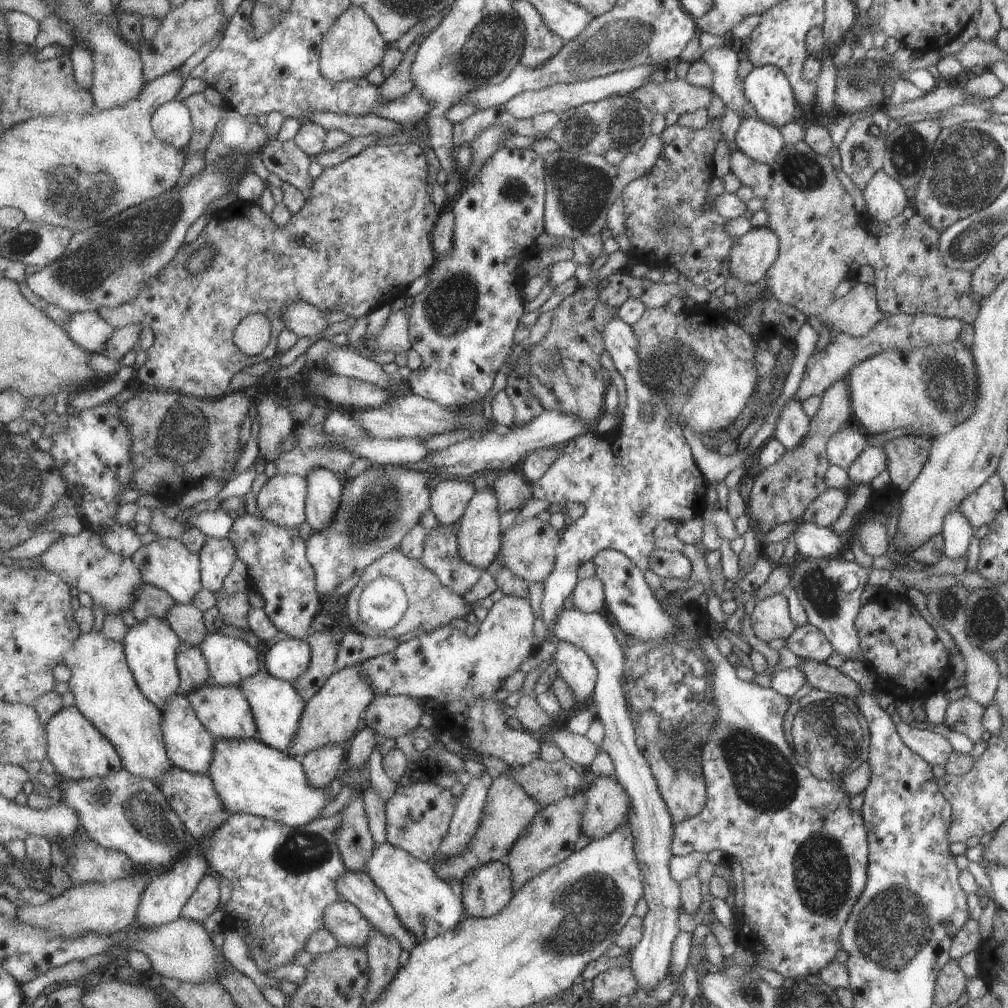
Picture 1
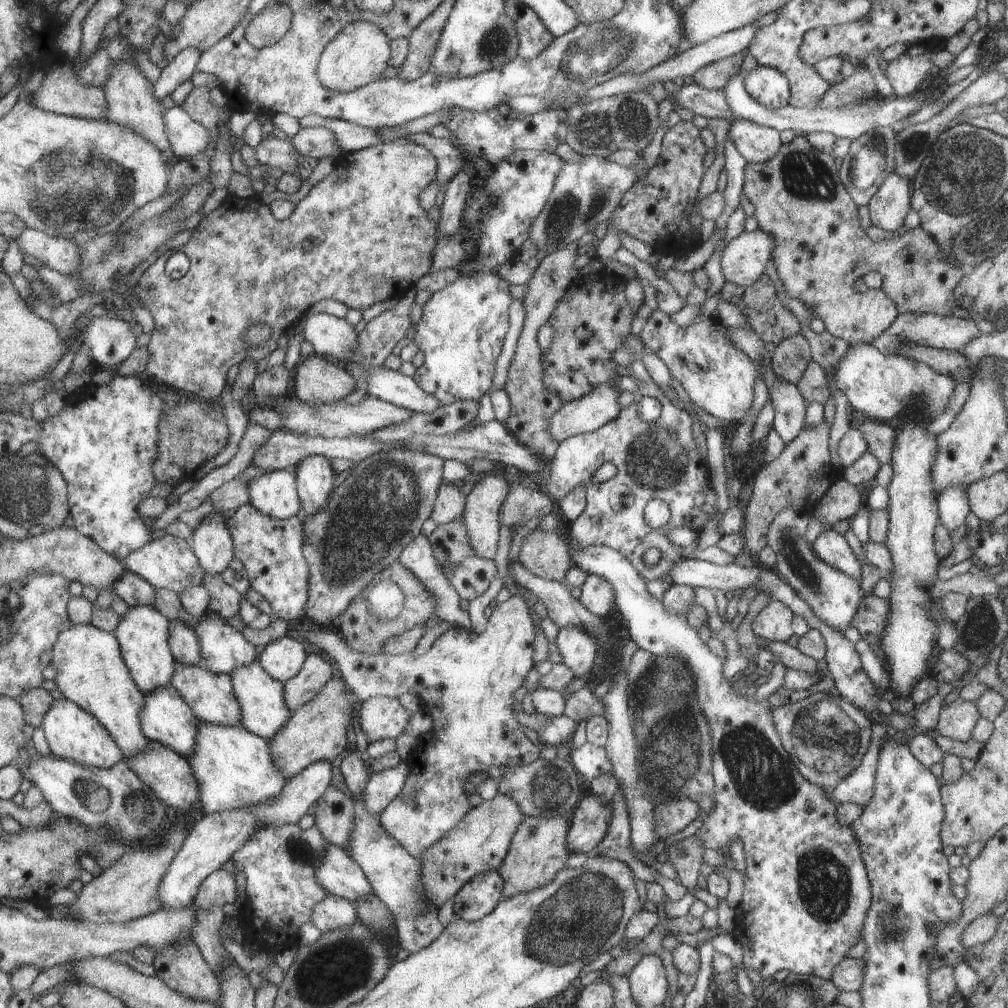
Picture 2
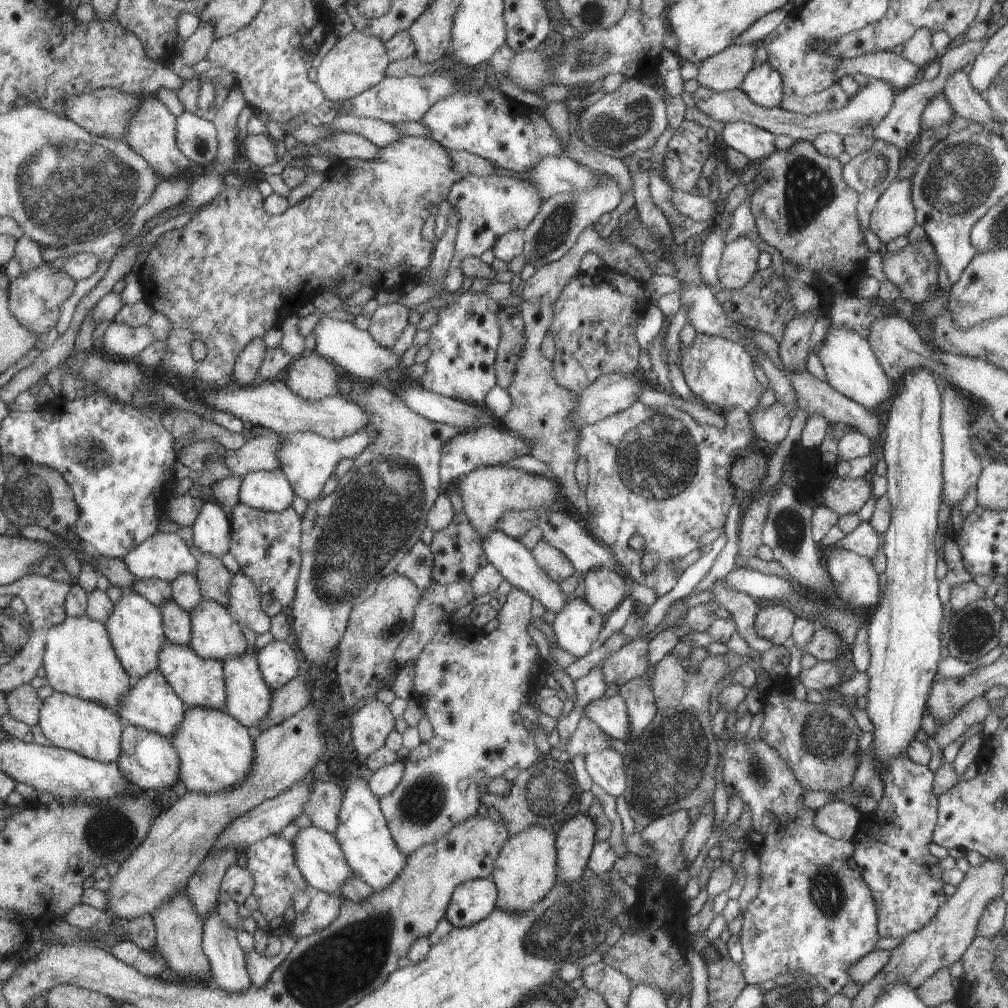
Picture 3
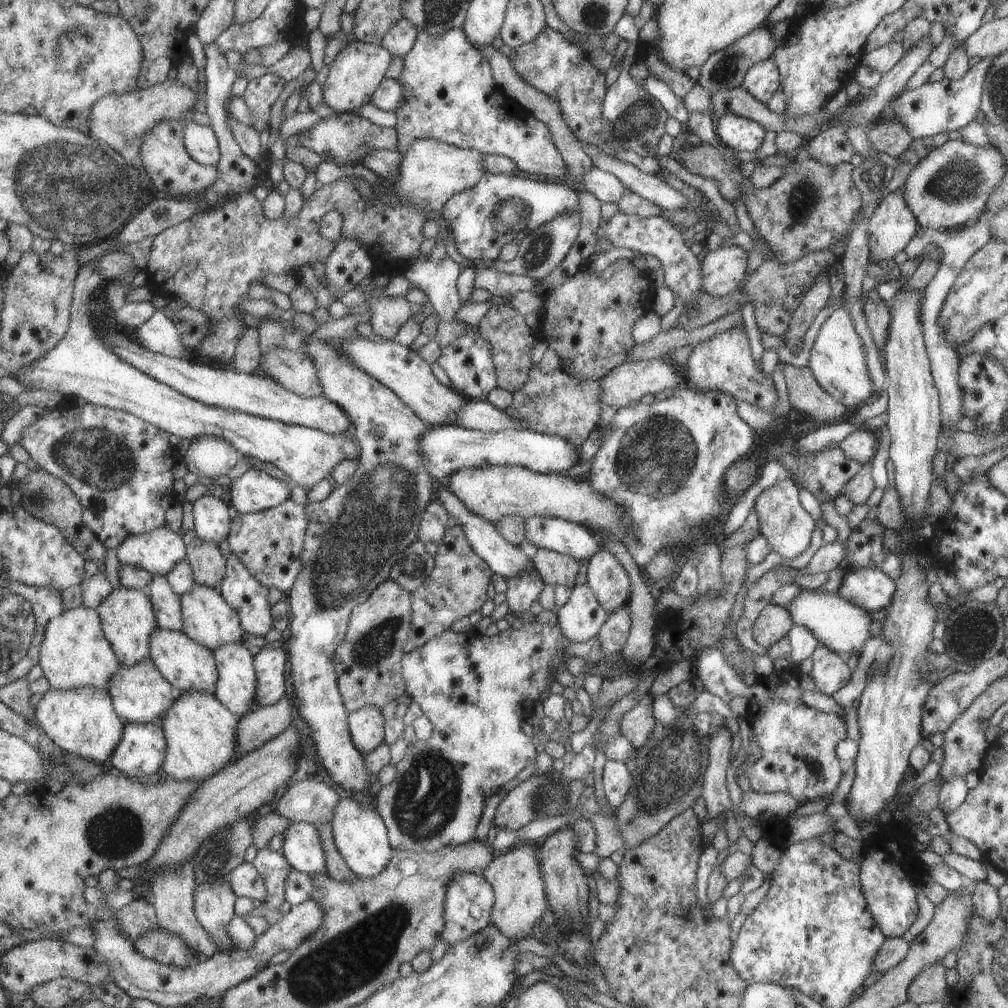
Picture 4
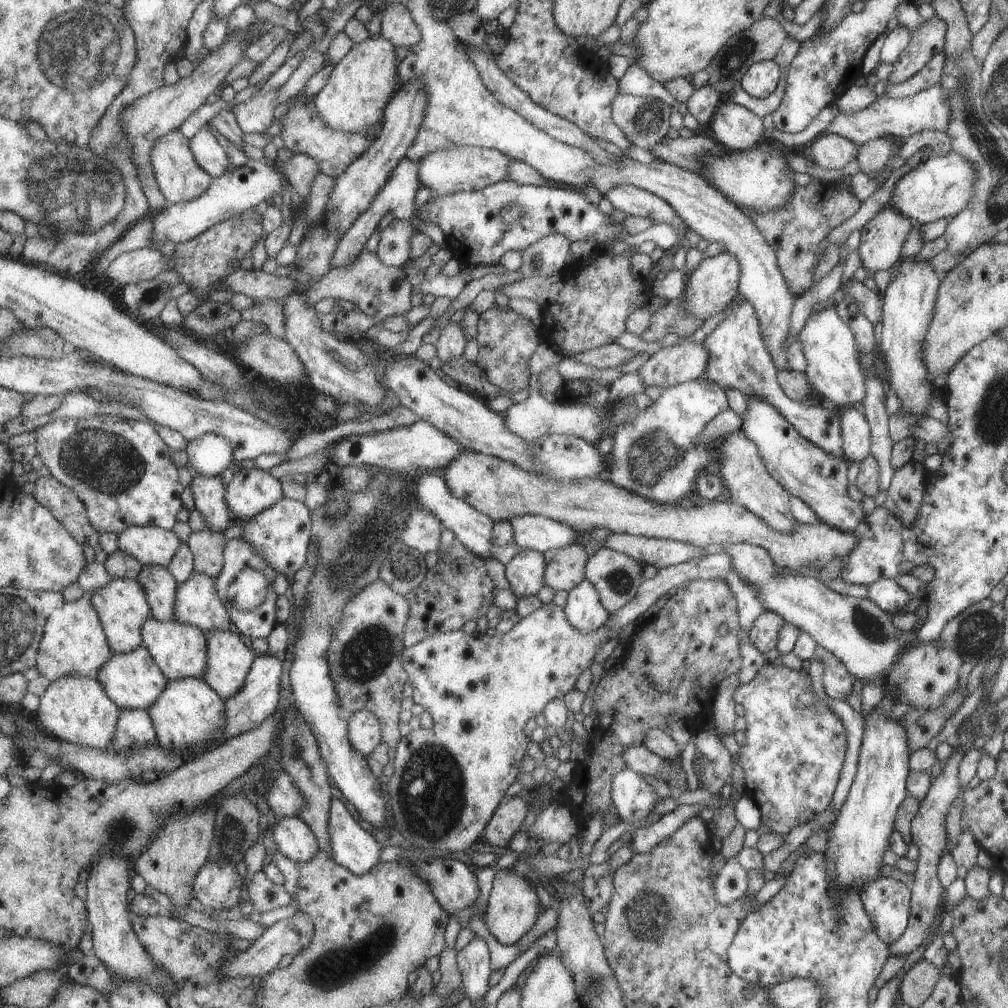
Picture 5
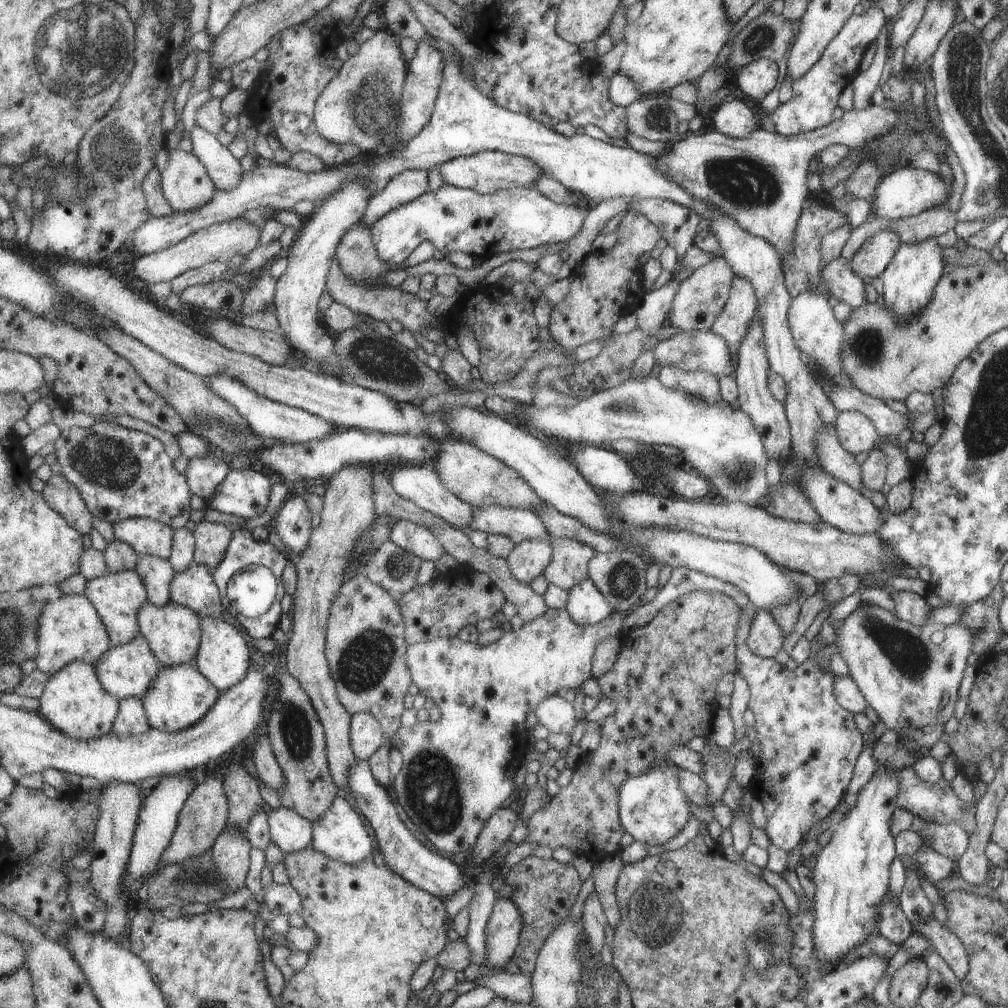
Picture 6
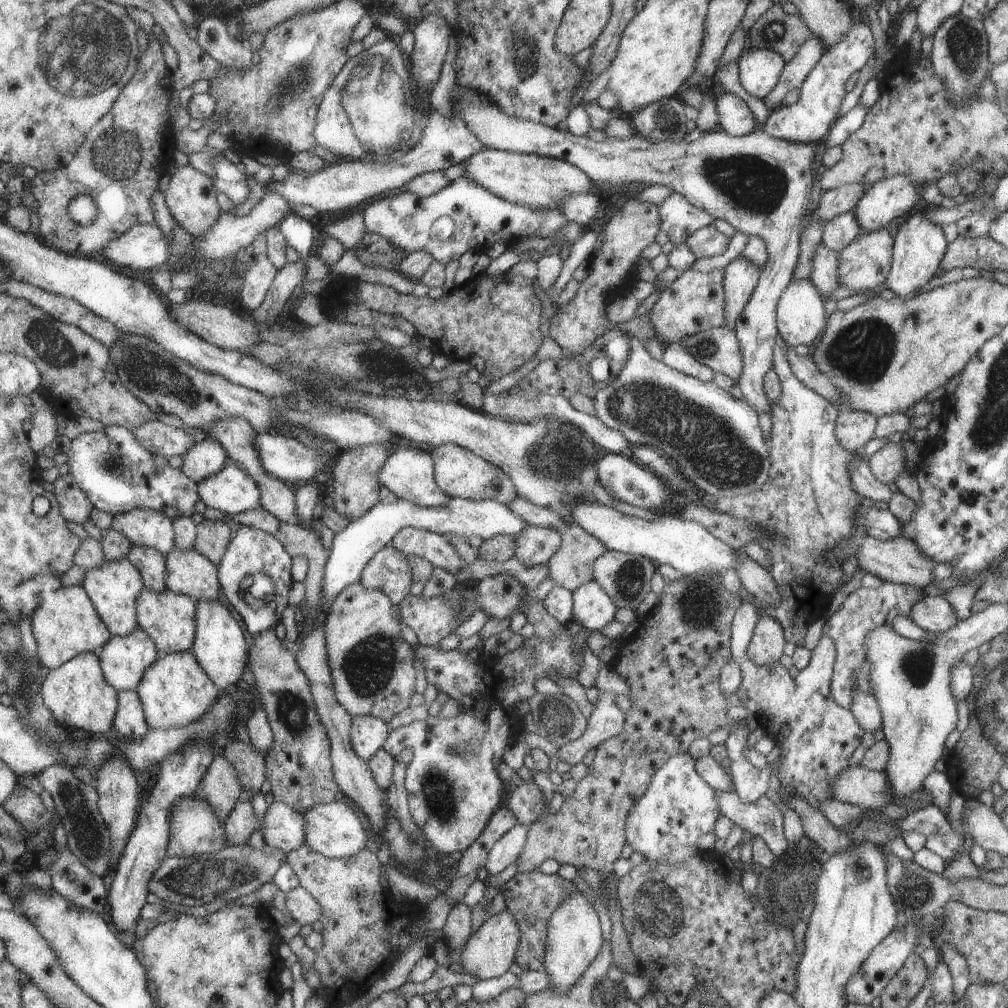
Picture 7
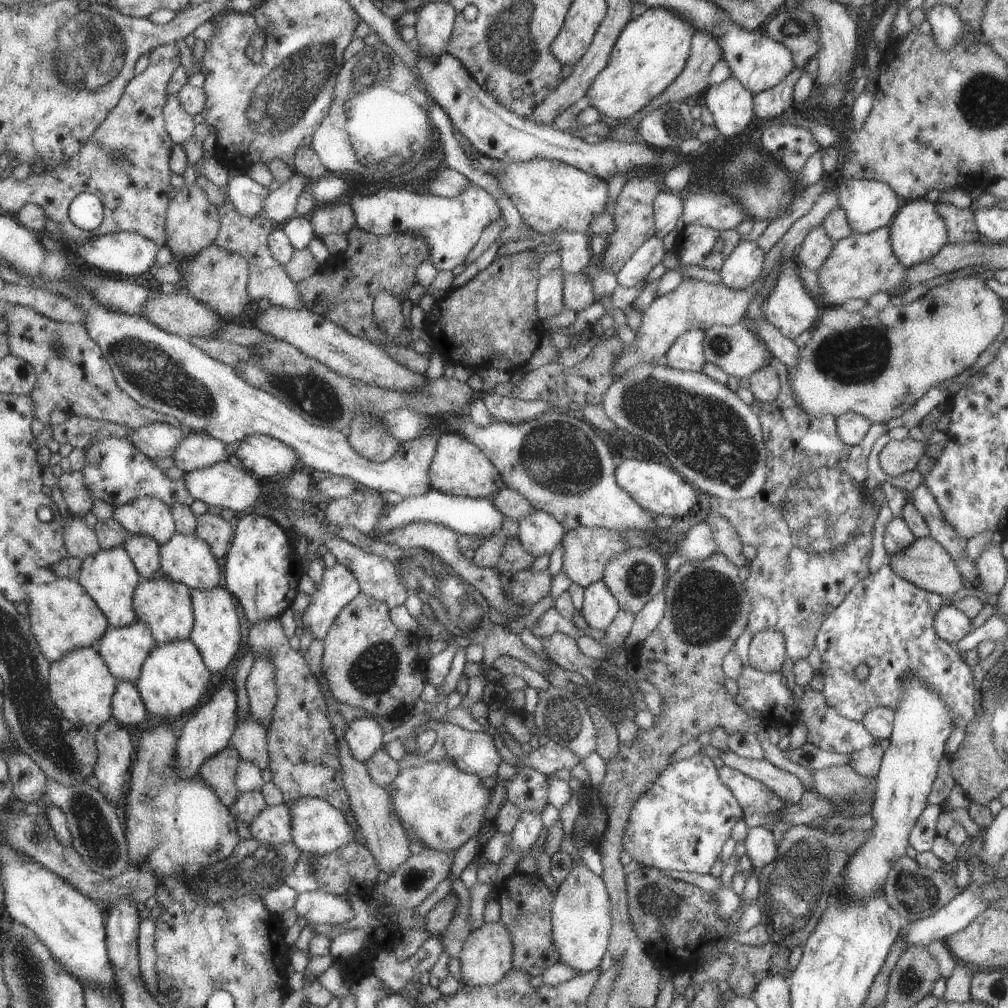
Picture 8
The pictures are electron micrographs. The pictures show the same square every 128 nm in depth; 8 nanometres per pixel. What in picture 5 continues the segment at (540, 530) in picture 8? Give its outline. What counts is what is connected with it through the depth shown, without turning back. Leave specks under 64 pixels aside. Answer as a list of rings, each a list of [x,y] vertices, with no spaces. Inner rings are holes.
[[[520,549],[505,565],[503,575],[508,579],[510,590],[521,596],[536,595],[545,585],[544,573],[547,561],[540,551]]]

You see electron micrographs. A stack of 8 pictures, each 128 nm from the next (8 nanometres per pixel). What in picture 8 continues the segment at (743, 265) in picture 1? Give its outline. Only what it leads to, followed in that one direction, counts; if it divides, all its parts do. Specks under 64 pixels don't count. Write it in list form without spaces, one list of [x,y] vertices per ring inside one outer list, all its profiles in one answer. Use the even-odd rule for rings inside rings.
[[[685,278],[675,291],[656,297],[646,311],[641,314],[641,325],[635,329],[635,341],[631,344],[631,348],[626,346],[623,353],[615,360],[611,373],[618,378],[626,375],[629,369],[640,362],[658,364],[658,360],[662,356],[666,356],[675,340],[689,328],[710,328],[714,325],[729,327],[740,323],[747,312],[751,299],[752,294],[745,293],[742,289]]]

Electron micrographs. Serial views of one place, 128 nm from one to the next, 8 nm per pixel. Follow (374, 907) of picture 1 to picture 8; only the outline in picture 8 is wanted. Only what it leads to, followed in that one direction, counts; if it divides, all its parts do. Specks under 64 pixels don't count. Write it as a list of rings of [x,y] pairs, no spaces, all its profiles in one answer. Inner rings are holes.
[[[286,803],[267,805],[249,824],[252,838],[268,845],[278,846],[293,840],[291,835],[291,812]]]

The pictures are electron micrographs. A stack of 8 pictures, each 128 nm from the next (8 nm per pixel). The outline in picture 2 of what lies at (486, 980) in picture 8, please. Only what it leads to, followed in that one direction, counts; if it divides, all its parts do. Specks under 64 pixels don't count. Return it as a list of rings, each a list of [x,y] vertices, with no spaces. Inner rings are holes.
[[[553,813],[526,817],[520,823],[514,838],[511,840],[510,850],[498,870],[506,883],[503,888],[503,899],[546,886],[555,879],[560,871],[564,870],[570,855],[567,847],[567,832],[570,826],[569,814]]]

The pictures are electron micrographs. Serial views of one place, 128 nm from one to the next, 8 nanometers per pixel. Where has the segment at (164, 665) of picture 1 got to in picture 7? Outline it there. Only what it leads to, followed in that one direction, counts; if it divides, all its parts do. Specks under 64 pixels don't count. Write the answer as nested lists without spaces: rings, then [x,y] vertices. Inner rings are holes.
[[[129,557],[122,560],[106,561],[104,566],[87,571],[87,579],[83,584],[95,601],[103,619],[108,623],[114,636],[131,635],[138,626],[136,605],[140,593],[146,588],[143,575]]]

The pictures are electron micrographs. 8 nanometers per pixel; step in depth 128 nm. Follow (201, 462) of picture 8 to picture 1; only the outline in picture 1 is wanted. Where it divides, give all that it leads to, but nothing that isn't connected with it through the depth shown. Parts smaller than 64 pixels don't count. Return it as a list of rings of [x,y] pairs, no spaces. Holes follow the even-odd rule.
[[[206,537],[199,550],[201,583],[204,589],[216,593],[223,588],[223,580],[237,559],[237,549],[228,538]]]

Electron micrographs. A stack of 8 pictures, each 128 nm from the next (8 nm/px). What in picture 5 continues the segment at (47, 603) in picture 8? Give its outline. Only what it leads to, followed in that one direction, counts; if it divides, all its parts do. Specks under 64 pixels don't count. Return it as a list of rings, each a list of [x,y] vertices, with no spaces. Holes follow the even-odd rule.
[[[87,593],[78,601],[68,601],[58,608],[47,623],[47,631],[39,652],[38,669],[50,680],[63,676],[84,675],[98,678],[102,667],[115,655],[107,630],[93,602],[93,594]]]

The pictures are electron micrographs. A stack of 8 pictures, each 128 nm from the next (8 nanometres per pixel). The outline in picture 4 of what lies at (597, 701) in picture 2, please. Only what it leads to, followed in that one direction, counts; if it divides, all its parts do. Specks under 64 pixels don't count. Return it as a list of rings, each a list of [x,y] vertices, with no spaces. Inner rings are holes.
[[[650,693],[646,694],[620,720],[622,734],[638,749],[645,745],[653,730],[657,731],[658,728],[658,722],[652,714],[653,701],[654,697]]]

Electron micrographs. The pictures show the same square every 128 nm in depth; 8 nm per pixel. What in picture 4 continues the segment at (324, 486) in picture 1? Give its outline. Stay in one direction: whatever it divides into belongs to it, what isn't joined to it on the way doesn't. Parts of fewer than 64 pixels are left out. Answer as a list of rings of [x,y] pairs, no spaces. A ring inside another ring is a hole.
[[[106,251],[81,267],[75,286],[72,328],[62,344],[51,350],[39,362],[36,361],[23,370],[19,369],[14,376],[16,380],[34,389],[60,392],[64,396],[86,399],[87,402],[98,406],[135,414],[180,439],[194,439],[204,435],[224,438],[244,456],[258,458],[264,463],[272,462],[281,468],[289,479],[307,490],[326,478],[340,461],[357,458],[358,442],[350,430],[331,435],[310,427],[289,425],[279,420],[204,404],[122,360],[105,345],[97,334],[97,328],[92,324],[96,299],[94,292],[102,286],[105,279],[99,271],[98,263],[110,253]]]

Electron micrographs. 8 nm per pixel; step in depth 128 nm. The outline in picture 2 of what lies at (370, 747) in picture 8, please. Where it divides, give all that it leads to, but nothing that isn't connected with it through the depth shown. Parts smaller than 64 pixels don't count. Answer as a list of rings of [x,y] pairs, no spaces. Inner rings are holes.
[[[371,697],[358,709],[359,725],[369,744],[382,739],[397,739],[412,715],[397,698],[390,697]]]

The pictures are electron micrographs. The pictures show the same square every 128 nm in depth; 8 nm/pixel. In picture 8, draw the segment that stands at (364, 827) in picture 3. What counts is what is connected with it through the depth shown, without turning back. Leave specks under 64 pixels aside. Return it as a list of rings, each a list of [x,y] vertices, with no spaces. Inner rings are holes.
[[[302,797],[290,804],[289,811],[291,812],[291,835],[294,844],[304,854],[327,855],[347,842],[355,840],[352,826],[344,818],[345,814],[341,810],[336,810],[336,807],[327,800],[318,797]]]

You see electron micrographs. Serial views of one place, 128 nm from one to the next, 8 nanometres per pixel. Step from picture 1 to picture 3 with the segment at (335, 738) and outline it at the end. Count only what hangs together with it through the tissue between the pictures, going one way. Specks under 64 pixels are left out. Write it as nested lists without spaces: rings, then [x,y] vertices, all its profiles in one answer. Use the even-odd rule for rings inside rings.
[[[310,704],[302,711],[297,712],[290,719],[275,727],[268,727],[265,731],[255,734],[255,763],[251,773],[238,786],[234,785],[225,791],[204,792],[187,791],[175,804],[160,814],[153,822],[153,826],[144,842],[137,849],[130,860],[123,863],[123,868],[118,876],[112,878],[112,884],[108,891],[110,907],[106,911],[112,911],[115,917],[131,919],[140,915],[153,914],[157,908],[170,897],[184,891],[199,864],[203,862],[210,848],[215,844],[221,833],[236,819],[246,815],[259,804],[278,796],[286,788],[290,788],[294,782],[302,780],[308,770],[320,760],[322,754],[326,754],[326,740],[318,728],[318,716],[322,716],[318,706]]]

